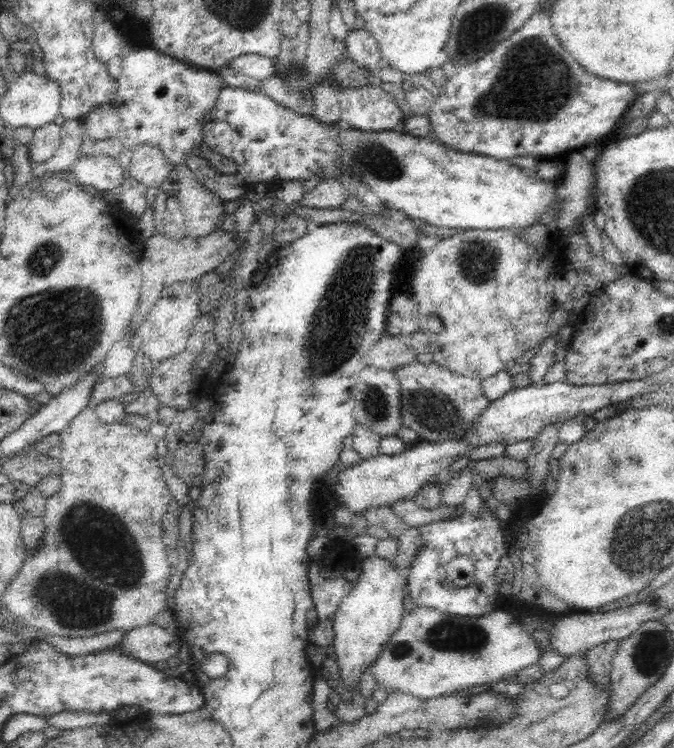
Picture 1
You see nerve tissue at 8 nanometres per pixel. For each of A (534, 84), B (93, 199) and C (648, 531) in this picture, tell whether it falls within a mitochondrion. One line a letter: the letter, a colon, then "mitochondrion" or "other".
A: mitochondrion
B: other
C: mitochondrion

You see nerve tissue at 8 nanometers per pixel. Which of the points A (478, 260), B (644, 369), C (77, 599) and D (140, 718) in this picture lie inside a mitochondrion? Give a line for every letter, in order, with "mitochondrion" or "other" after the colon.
A: mitochondrion
B: other
C: mitochondrion
D: other

